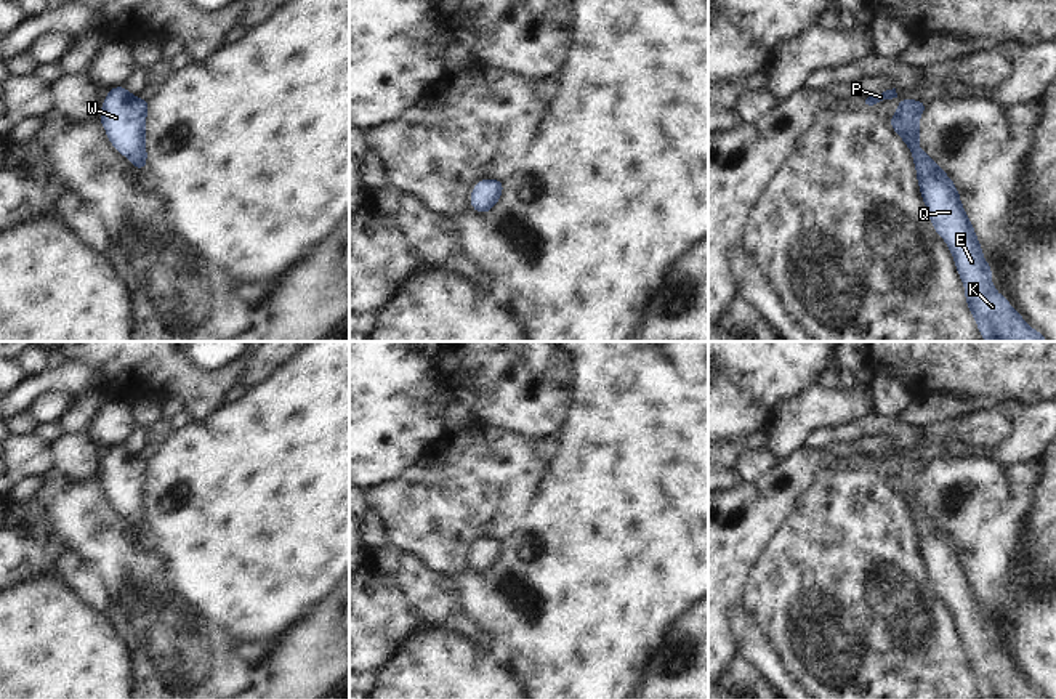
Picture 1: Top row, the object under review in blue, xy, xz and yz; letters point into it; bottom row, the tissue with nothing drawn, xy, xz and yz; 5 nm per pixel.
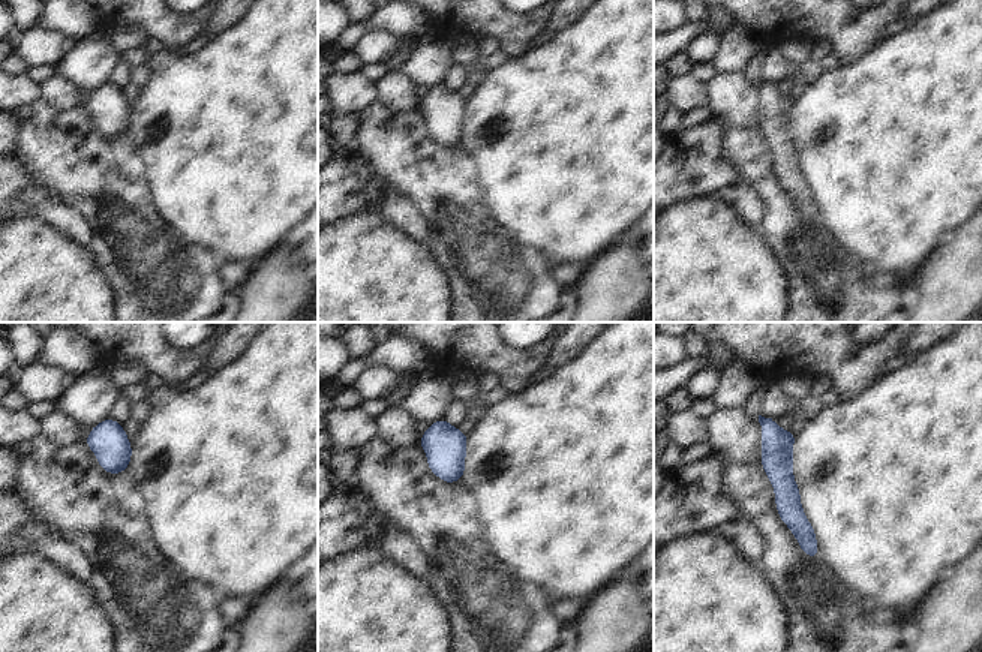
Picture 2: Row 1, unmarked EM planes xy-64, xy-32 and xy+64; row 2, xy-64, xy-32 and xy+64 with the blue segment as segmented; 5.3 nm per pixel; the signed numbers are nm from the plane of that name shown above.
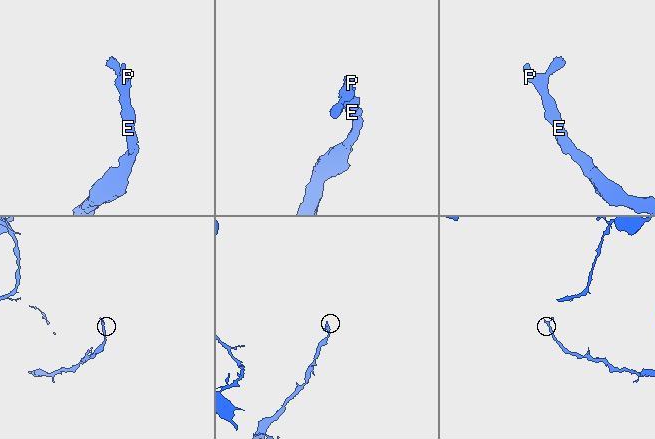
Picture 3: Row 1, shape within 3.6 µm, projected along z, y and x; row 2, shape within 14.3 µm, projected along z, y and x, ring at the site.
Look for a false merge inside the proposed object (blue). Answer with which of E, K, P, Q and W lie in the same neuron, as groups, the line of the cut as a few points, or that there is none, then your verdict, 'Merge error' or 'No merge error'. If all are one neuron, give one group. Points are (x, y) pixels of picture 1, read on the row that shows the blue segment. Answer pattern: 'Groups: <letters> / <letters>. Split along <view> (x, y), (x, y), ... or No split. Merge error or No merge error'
Groups: E K P Q W. No split. No merge error.

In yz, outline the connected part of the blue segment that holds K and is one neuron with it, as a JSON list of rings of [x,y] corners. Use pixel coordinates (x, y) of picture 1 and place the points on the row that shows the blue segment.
[[[896,88],[883,93],[862,96],[862,109],[877,106],[886,99],[899,99],[899,107],[889,117],[891,128],[910,149],[917,170],[920,196],[926,205],[933,229],[944,239],[952,252],[958,276],[965,285],[965,298],[973,314],[981,338],[992,341],[1003,337],[1005,341],[1048,341],[1026,319],[1013,309],[1010,300],[992,285],[992,268],[984,260],[982,247],[966,215],[957,184],[918,147],[920,115],[929,103],[920,99],[902,99]]]

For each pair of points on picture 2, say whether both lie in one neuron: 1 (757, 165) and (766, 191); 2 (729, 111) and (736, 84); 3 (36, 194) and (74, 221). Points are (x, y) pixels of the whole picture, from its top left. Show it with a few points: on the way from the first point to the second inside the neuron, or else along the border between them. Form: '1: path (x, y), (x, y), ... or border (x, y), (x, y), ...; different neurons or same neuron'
1: path (757, 171), (766, 185); same neuron
2: path (730, 105), (736, 98), (736, 90); same neuron
3: path (44, 203), (56, 215), (65, 218); same neuron

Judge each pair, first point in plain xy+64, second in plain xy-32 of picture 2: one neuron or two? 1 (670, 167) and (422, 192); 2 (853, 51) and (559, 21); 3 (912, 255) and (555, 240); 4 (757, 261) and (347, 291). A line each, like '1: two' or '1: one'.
1: two
2: two
3: one
4: one

